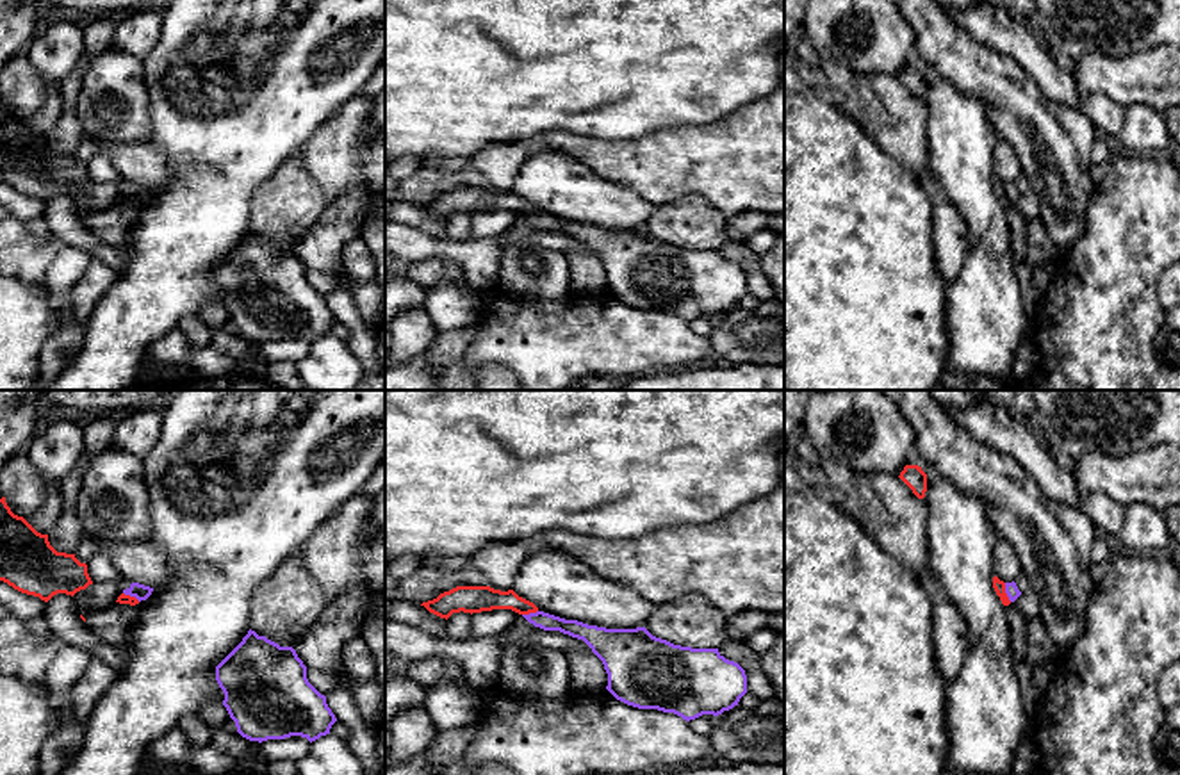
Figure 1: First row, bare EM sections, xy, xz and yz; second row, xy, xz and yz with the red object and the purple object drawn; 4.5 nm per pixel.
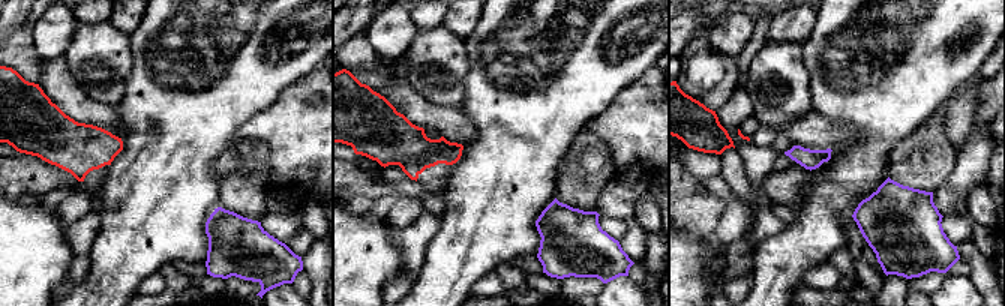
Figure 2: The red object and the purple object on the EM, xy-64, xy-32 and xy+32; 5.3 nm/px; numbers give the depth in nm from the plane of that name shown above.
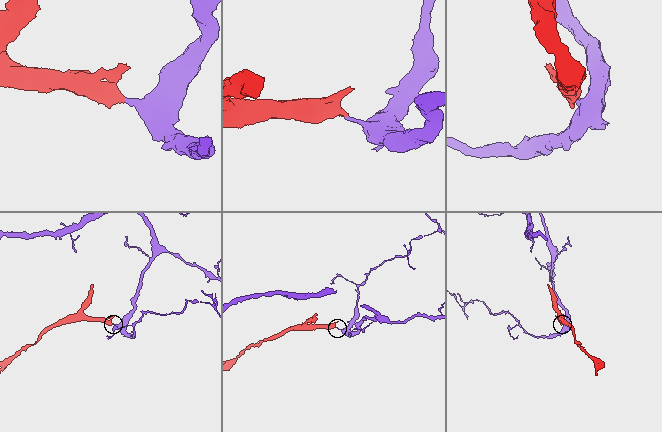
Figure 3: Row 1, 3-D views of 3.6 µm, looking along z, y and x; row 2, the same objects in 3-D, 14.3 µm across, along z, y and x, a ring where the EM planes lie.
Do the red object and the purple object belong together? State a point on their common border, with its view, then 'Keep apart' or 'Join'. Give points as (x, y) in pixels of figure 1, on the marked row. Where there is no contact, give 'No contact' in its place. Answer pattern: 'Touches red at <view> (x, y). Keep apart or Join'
Touches red at yz (1004, 592). Keep apart

